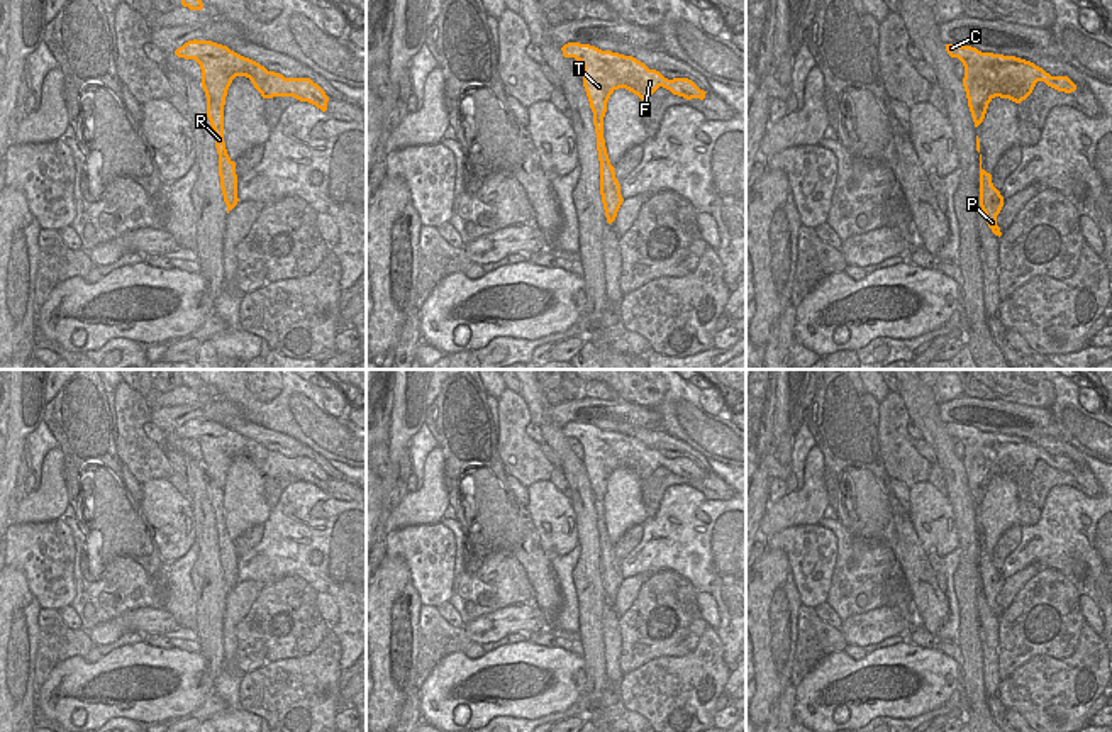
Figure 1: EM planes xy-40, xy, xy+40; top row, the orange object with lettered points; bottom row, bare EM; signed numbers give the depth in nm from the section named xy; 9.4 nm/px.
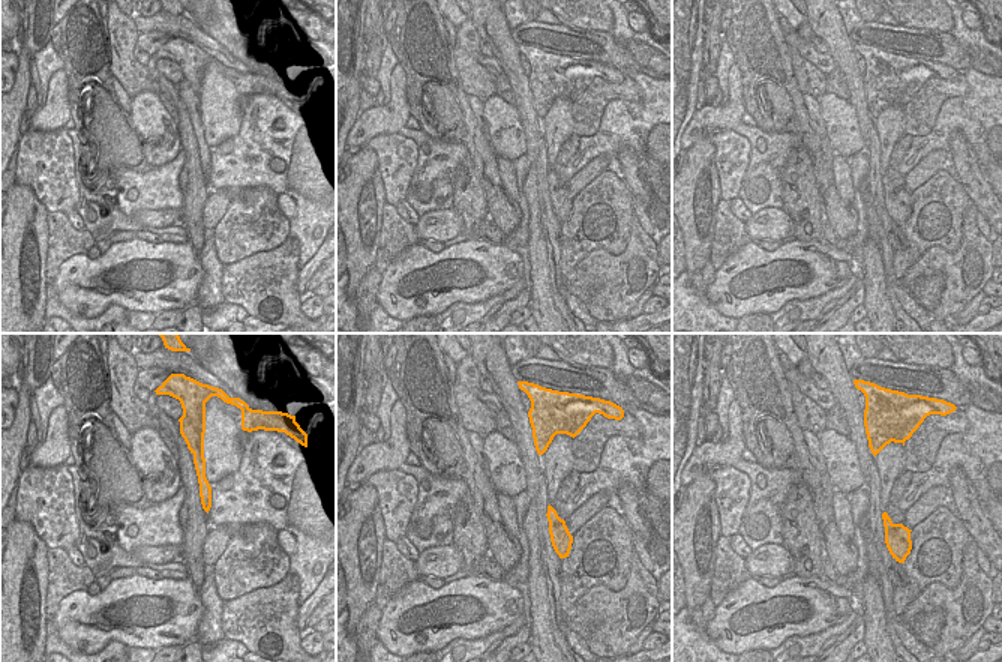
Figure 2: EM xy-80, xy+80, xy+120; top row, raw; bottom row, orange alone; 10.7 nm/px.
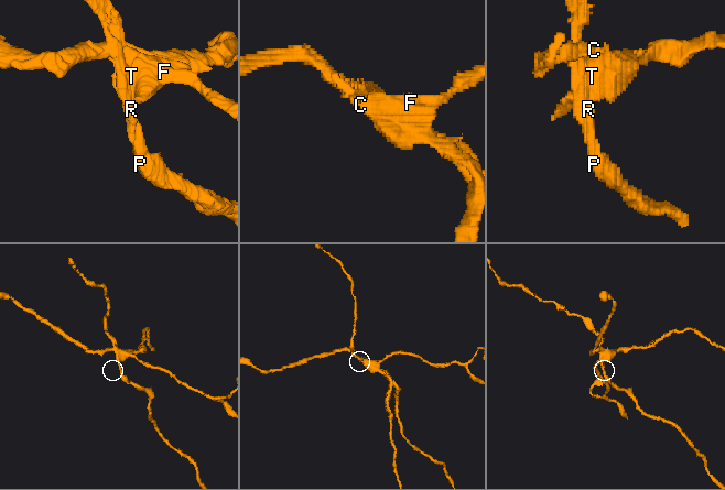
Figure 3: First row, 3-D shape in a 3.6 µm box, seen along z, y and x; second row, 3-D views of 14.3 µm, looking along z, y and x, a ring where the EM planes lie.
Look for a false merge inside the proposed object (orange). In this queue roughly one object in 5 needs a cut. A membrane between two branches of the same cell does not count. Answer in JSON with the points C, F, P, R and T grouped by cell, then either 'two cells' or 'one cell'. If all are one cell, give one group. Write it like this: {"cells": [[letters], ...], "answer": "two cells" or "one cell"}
{"cells": [["C", "F", "T"], ["P", "R"]], "answer": "two cells"}

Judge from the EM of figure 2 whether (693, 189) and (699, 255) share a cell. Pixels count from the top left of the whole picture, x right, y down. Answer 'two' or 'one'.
one

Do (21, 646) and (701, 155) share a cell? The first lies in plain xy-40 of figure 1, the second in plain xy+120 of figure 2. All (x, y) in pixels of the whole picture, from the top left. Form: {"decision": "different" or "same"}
{"decision": "same"}

